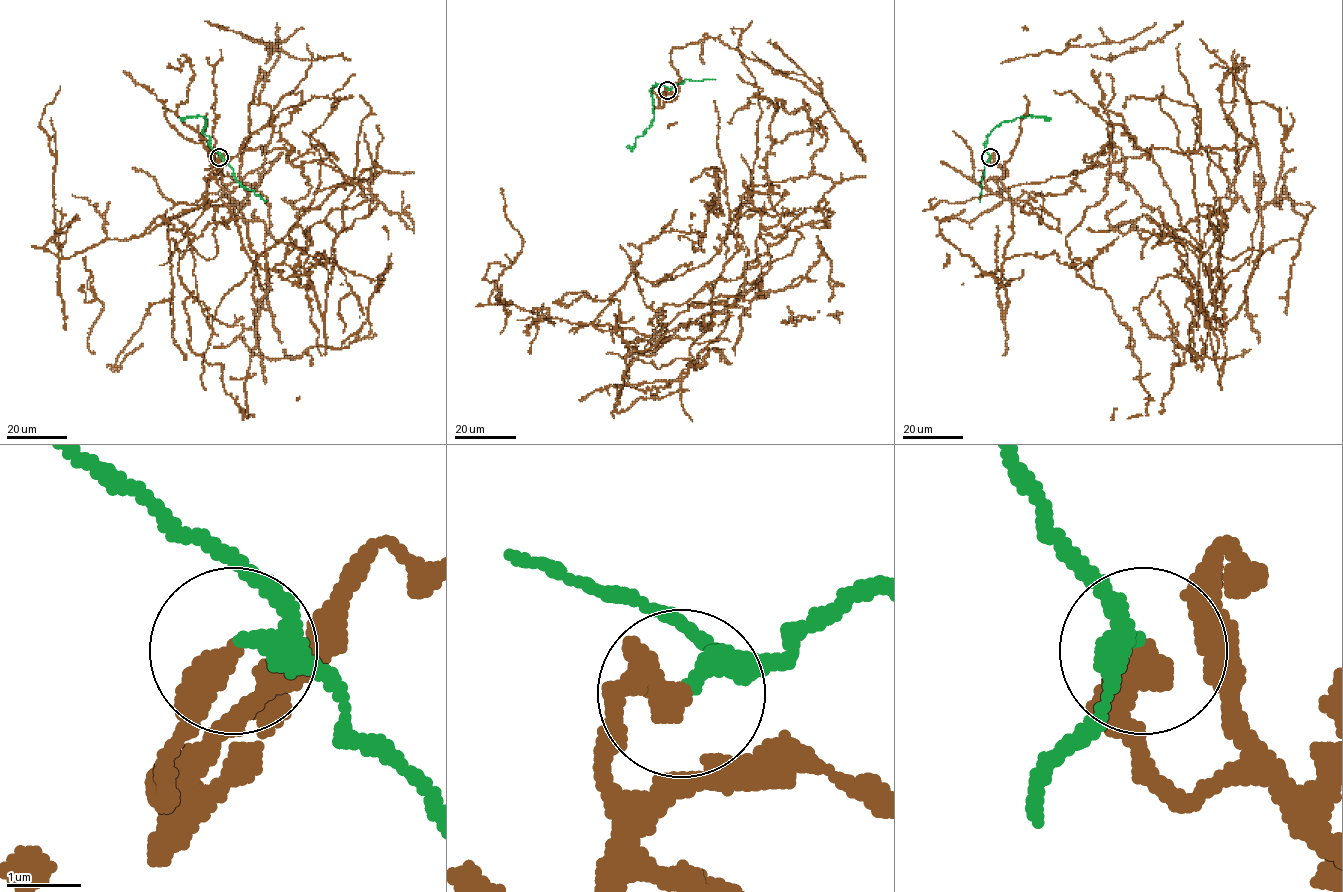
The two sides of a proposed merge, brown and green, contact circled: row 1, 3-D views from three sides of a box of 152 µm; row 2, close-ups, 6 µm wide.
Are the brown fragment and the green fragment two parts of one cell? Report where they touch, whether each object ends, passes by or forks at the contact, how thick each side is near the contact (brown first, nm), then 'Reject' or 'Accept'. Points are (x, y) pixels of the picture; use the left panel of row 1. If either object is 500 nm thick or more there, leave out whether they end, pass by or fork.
Place: (219, 157). At the ring brown ends. At the ring green passes by. Thickness 400 nm (brown) against 200 nm. Reject

